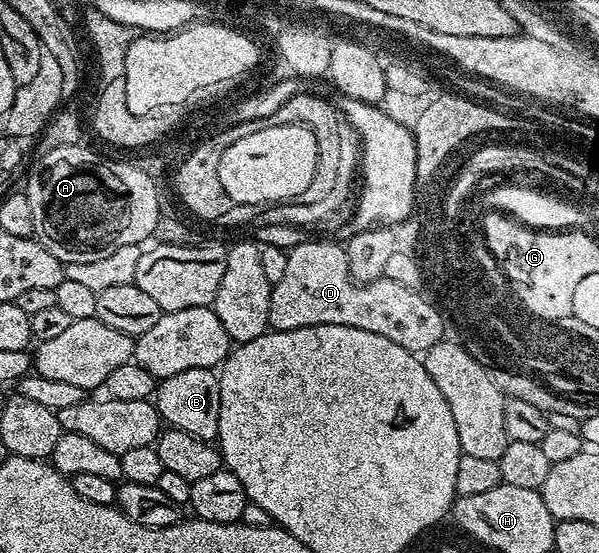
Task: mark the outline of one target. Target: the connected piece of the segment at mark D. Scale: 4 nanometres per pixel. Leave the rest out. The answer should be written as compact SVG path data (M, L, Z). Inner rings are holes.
M306 239L299 242L294 249L288 250L287 272L283 279L273 282L271 291L271 315L269 324L276 331L295 331L299 327L315 327L316 325L343 325L359 327L363 331L375 331L399 343L412 353L424 355L435 343L439 343L446 331L441 328L445 320L437 316L432 305L422 301L420 288L404 285L390 277L382 276L375 282L361 284L352 277L349 266L348 251L344 244L336 245L333 241L312 241Z

